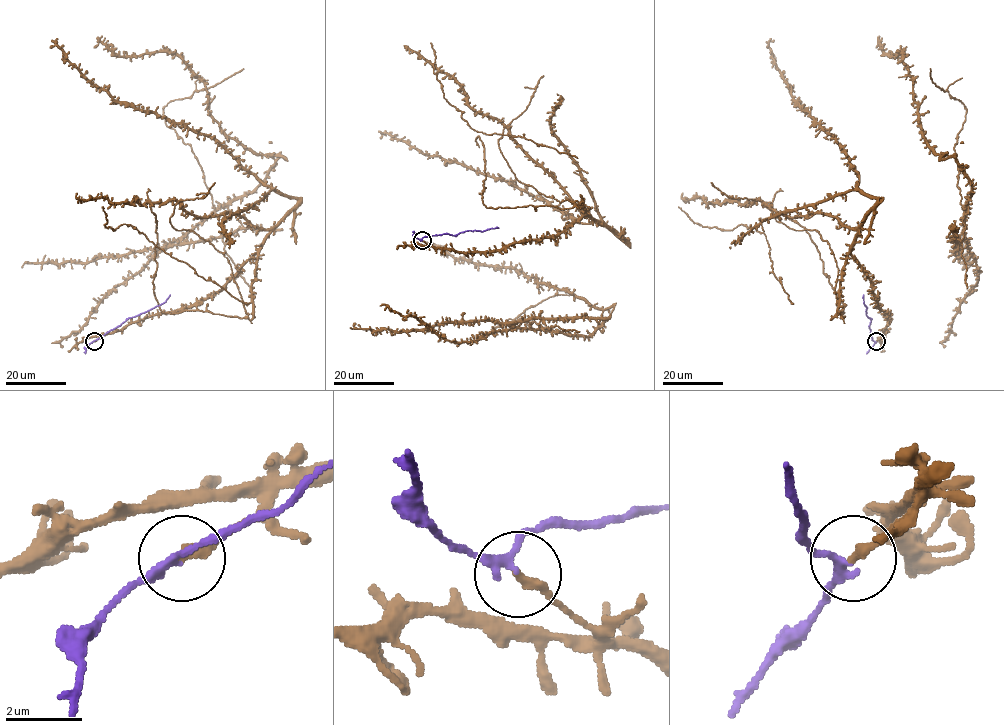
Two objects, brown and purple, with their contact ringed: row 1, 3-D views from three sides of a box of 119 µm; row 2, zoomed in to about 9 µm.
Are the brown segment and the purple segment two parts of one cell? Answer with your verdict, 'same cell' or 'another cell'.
another cell

